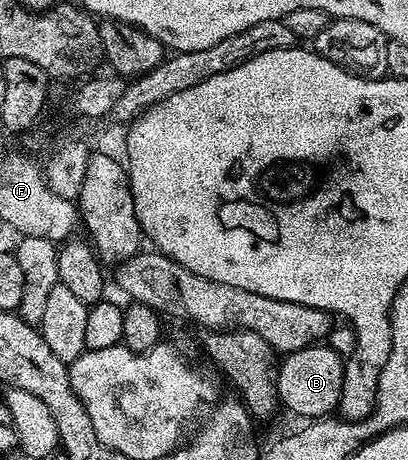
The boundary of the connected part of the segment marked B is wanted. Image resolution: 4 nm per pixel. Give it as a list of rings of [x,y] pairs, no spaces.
[[[311,344],[285,355],[278,366],[275,386],[279,403],[302,420],[313,420],[333,413],[342,395],[345,361],[327,344]]]

